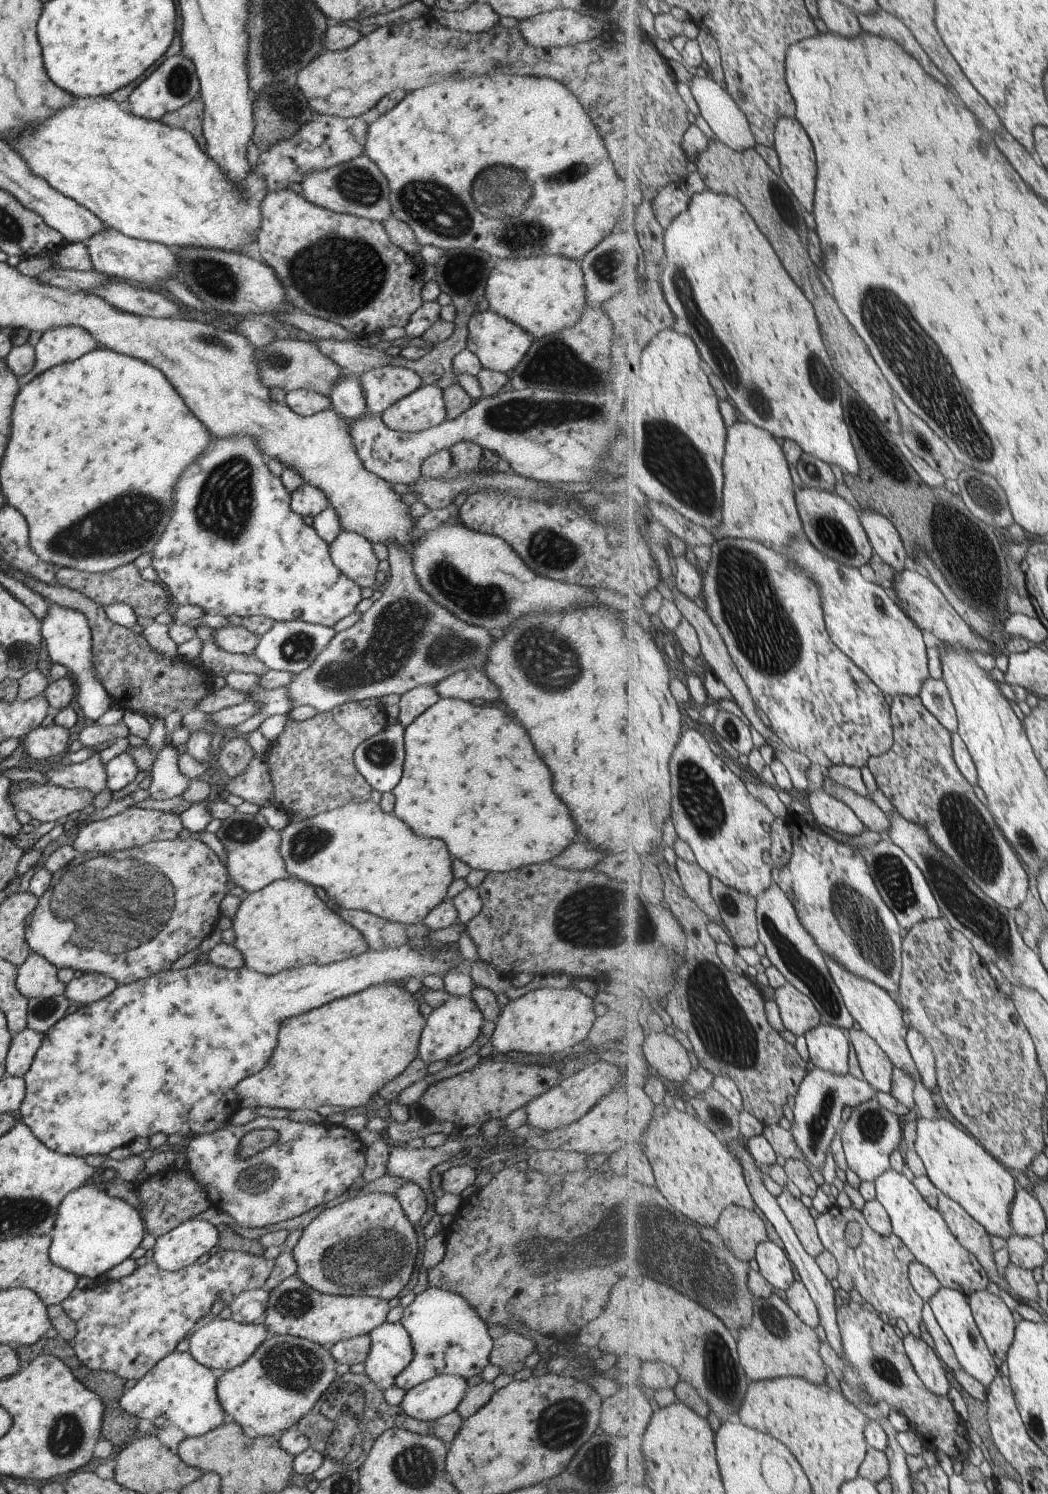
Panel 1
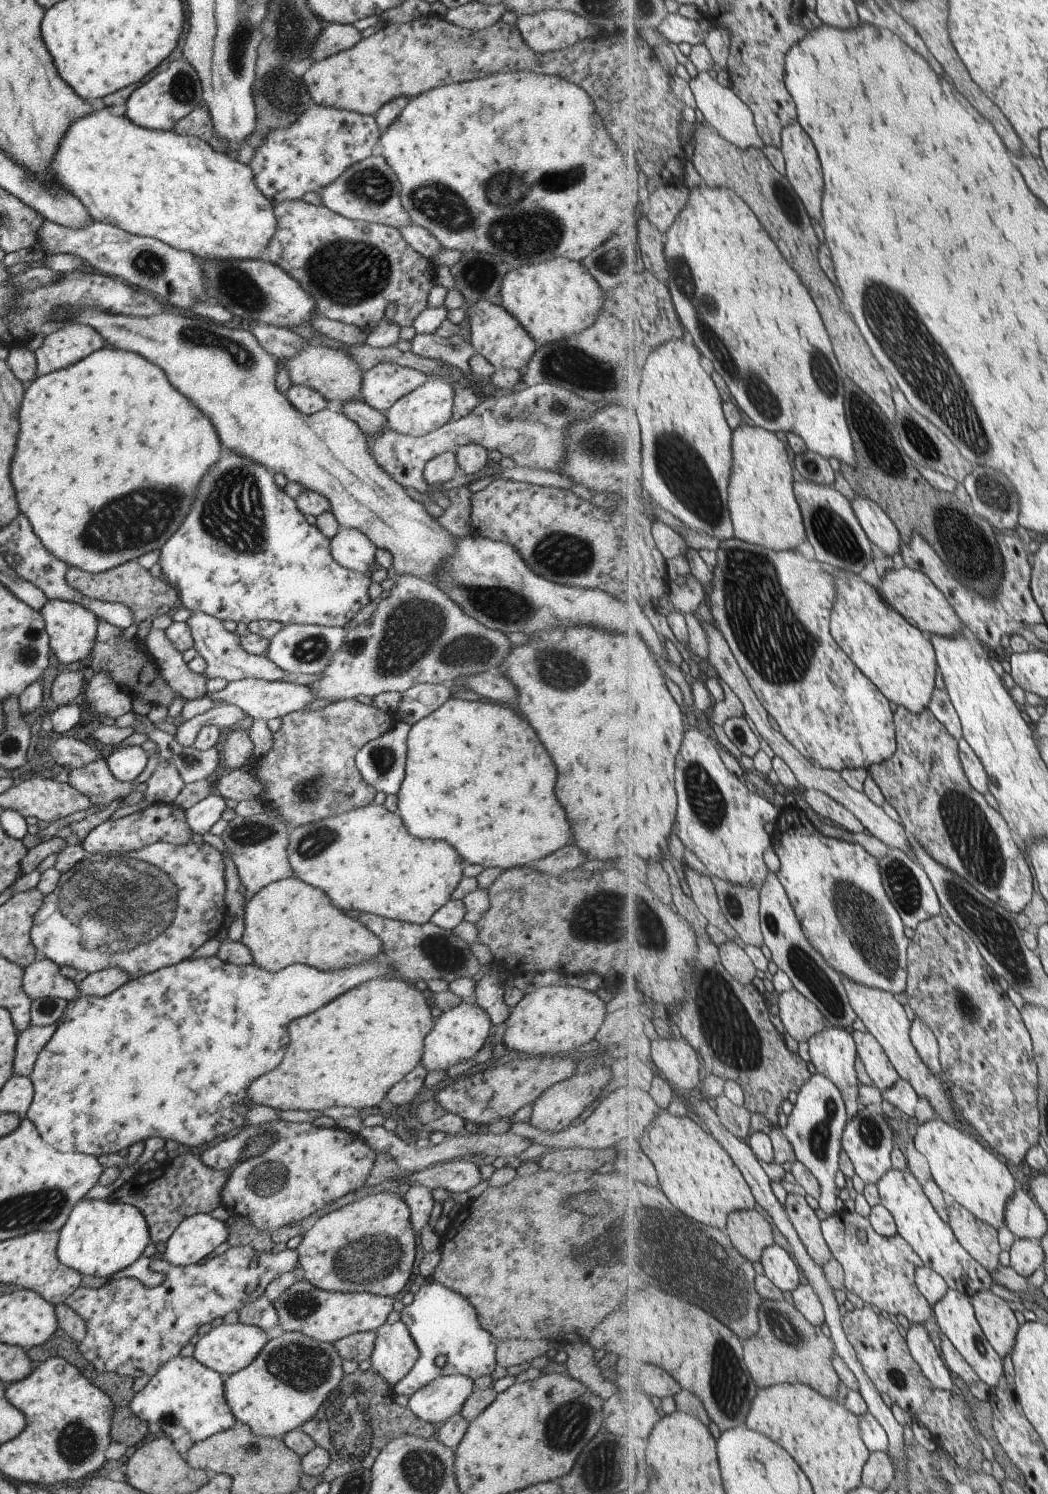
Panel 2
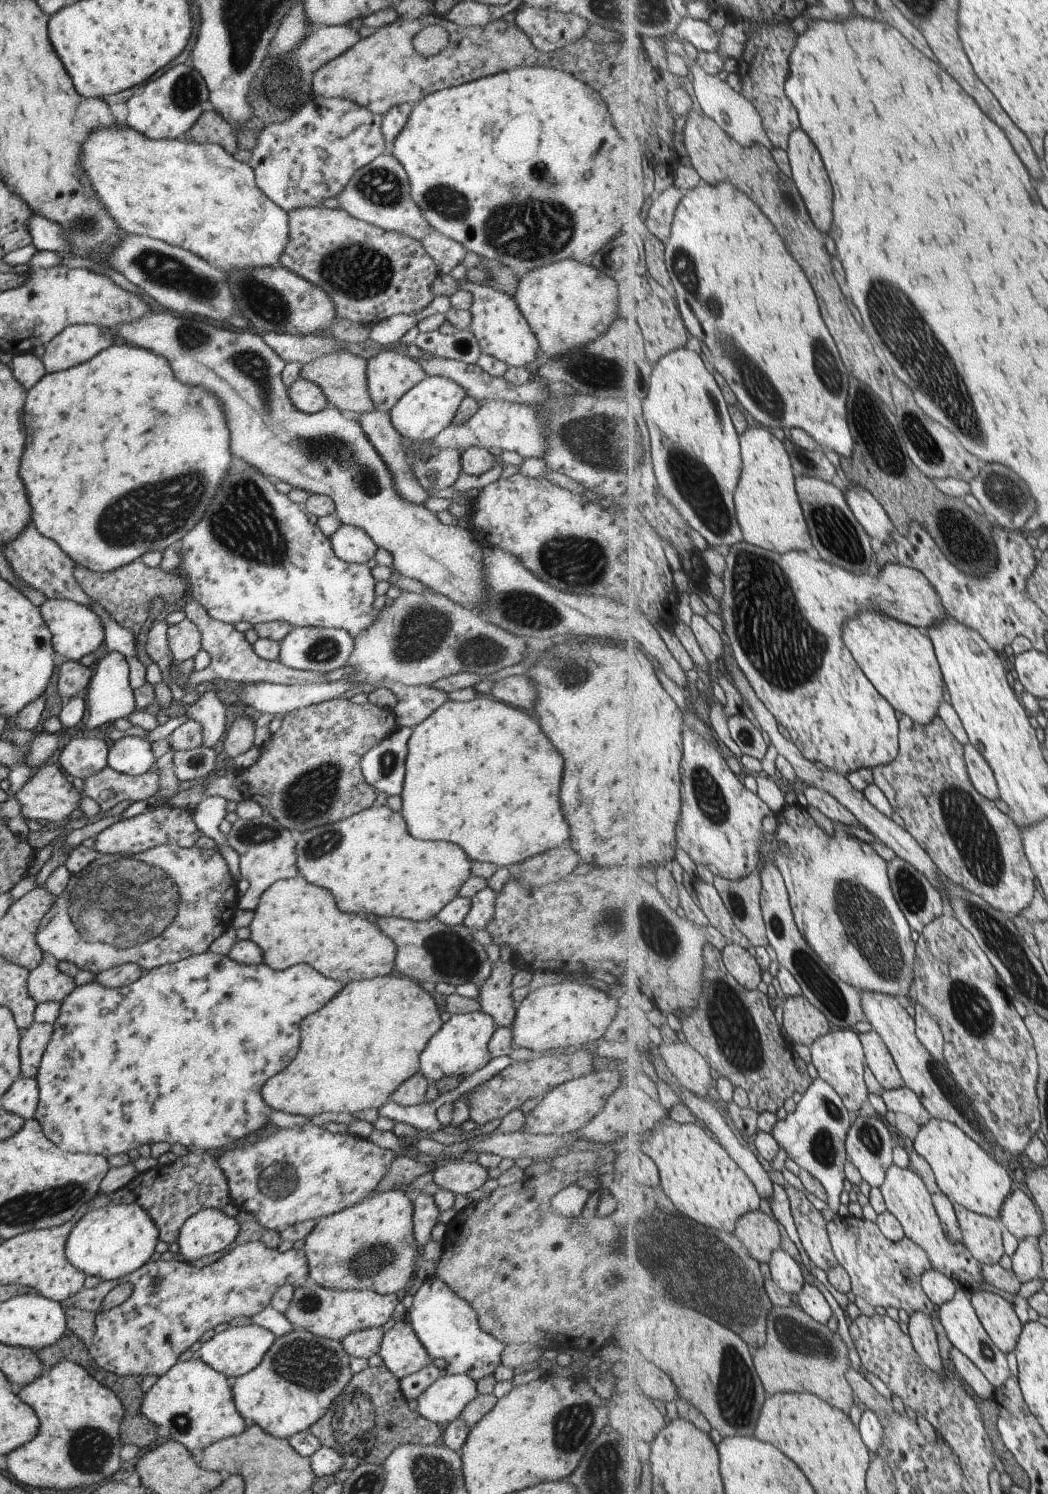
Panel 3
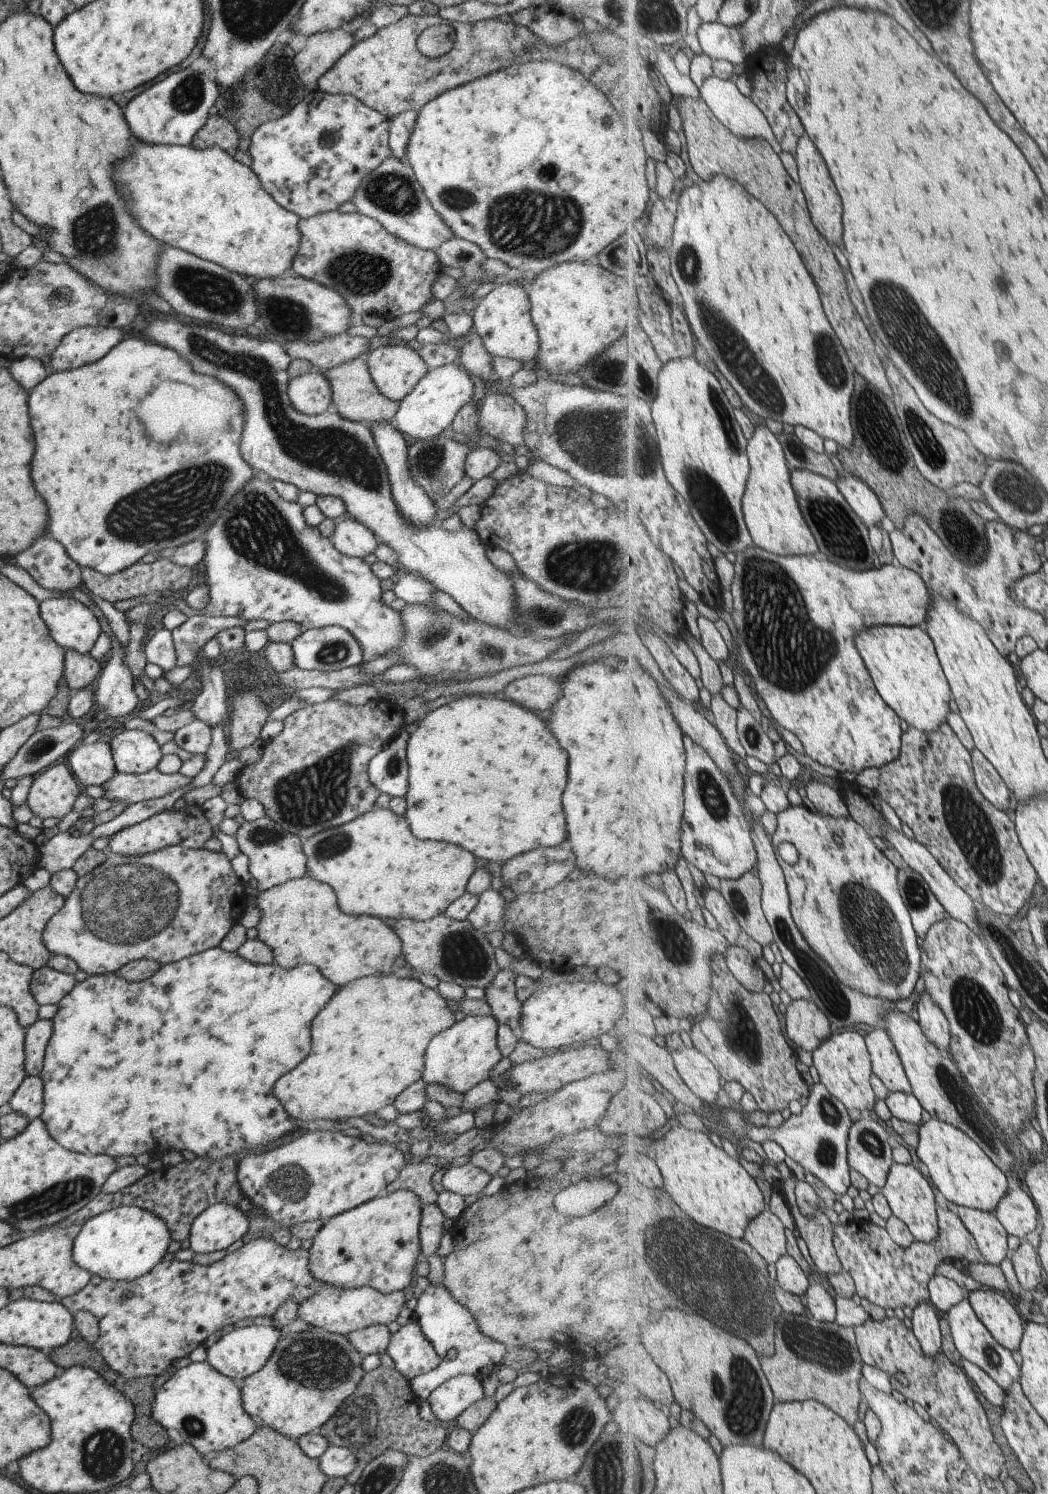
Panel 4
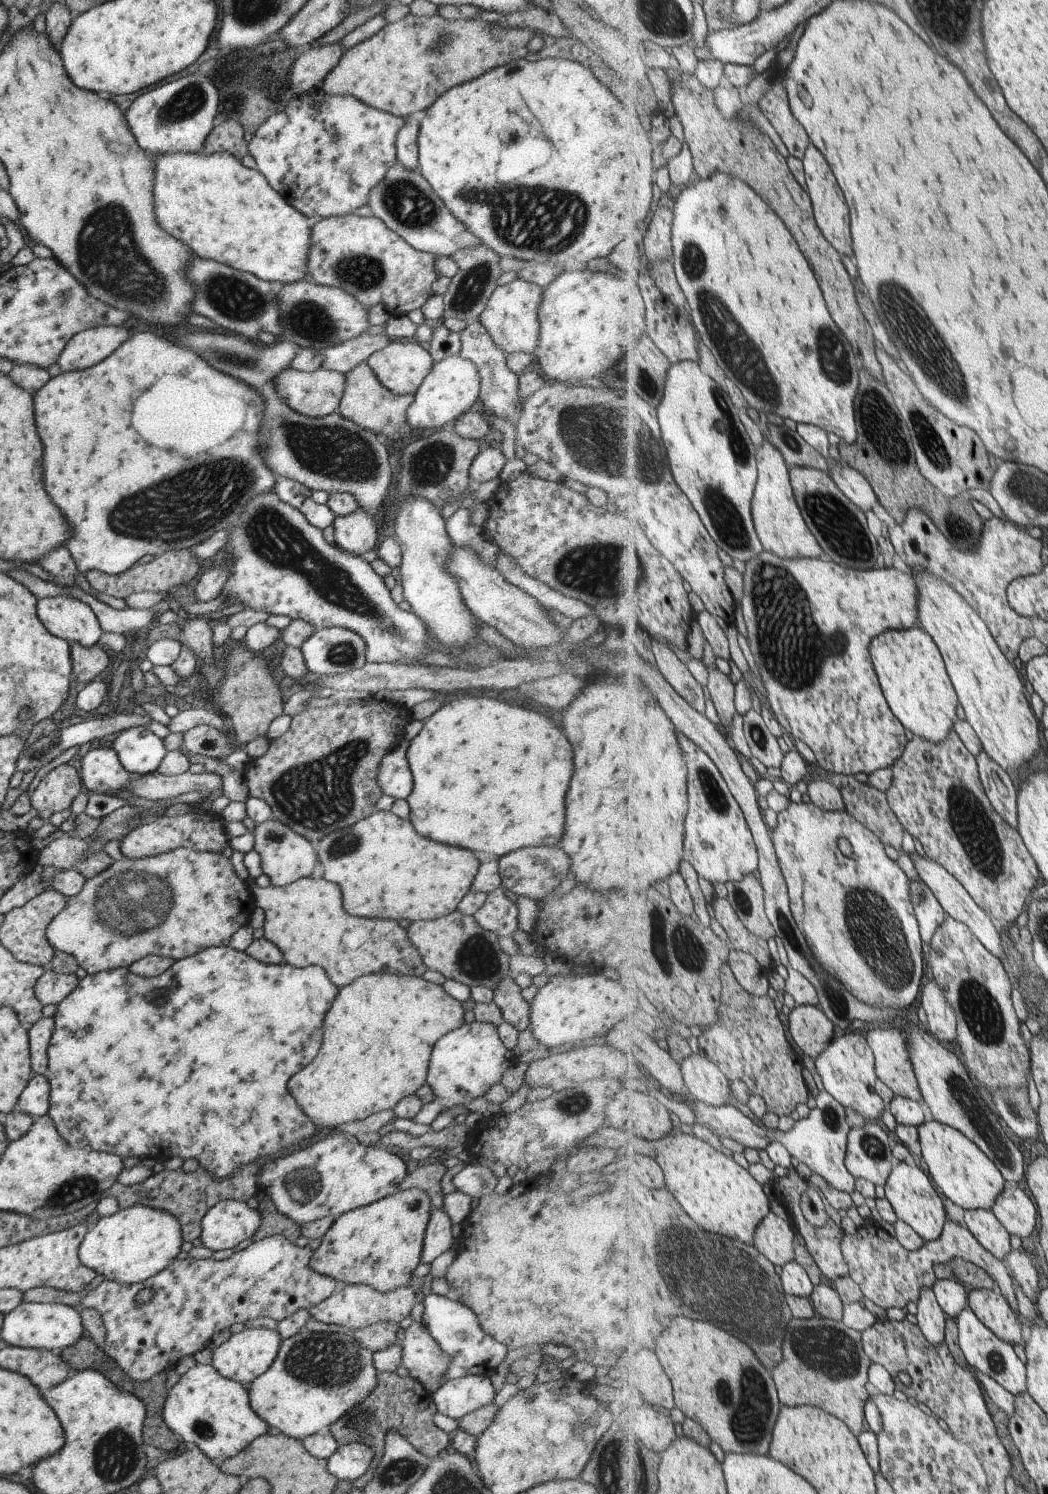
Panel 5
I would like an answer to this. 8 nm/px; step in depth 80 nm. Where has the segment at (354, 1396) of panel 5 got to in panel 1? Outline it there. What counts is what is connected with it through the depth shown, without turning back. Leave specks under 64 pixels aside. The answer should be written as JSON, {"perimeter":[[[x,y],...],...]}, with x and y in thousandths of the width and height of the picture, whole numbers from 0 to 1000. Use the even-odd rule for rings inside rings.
{"perimeter":[[[256,894],[232,913],[207,920],[207,940],[236,963],[264,962],[297,944],[321,922],[320,916],[313,902],[276,894]]]}

